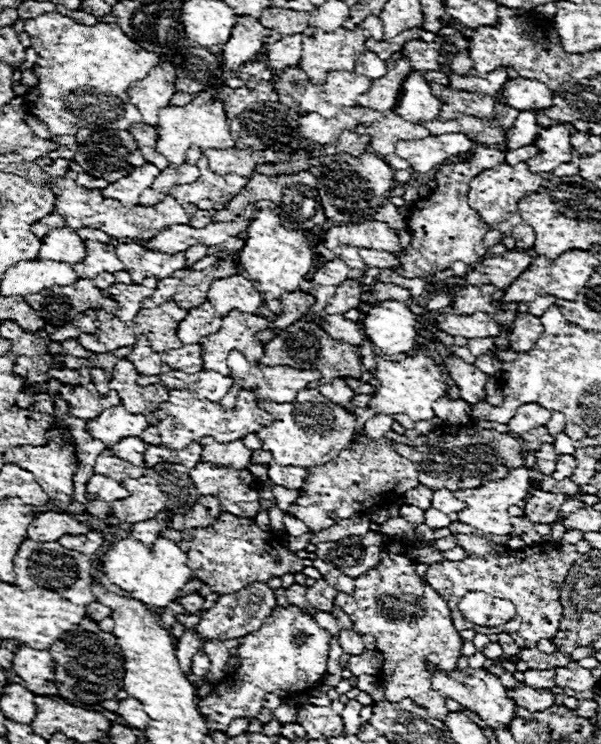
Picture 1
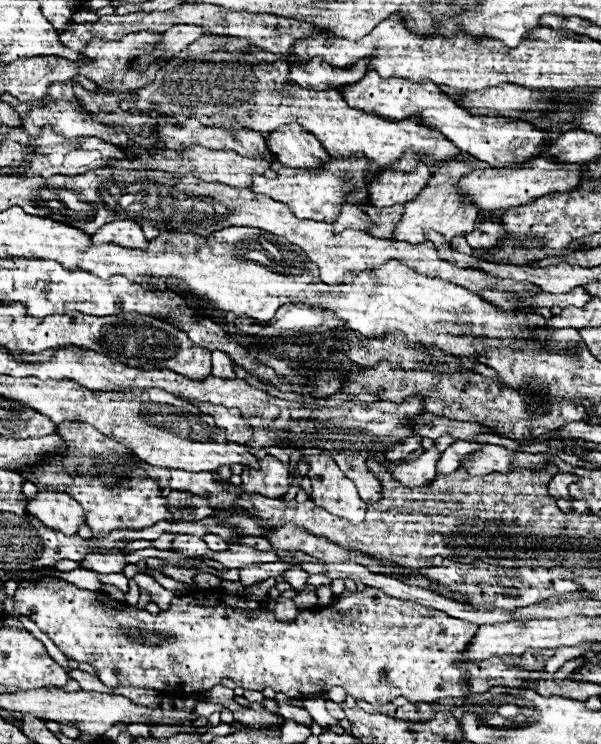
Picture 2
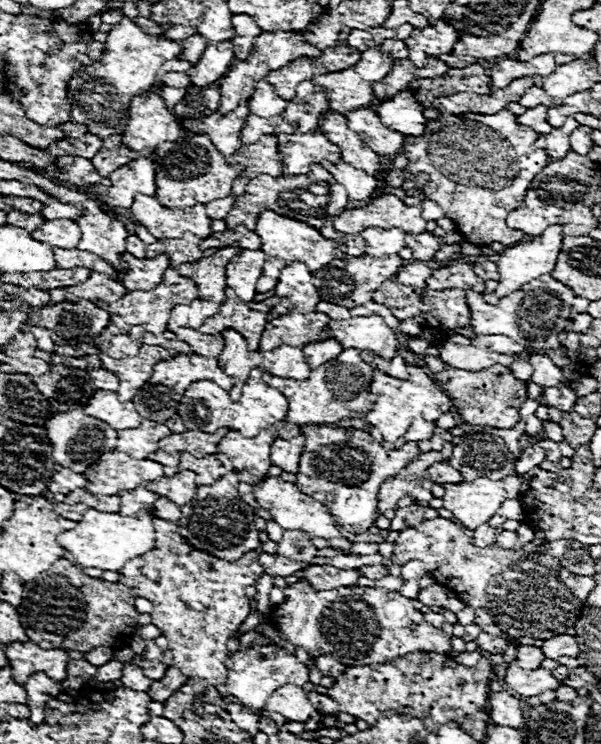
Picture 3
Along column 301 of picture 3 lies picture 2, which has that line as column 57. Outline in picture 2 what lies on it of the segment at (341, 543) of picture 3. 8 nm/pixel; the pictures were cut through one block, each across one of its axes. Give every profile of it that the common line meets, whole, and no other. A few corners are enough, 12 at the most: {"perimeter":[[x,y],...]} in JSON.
{"perimeter":[[40,490],[26,506],[44,526],[72,536],[84,508],[66,492]]}

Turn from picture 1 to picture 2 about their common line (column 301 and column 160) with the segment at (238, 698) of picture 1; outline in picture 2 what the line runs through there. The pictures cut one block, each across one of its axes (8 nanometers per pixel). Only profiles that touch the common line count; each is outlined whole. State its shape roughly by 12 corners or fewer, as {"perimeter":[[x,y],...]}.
{"perimeter":[[50,576],[16,610],[110,688],[230,678],[380,706],[526,684],[372,586],[294,622],[214,592],[150,614]]}

